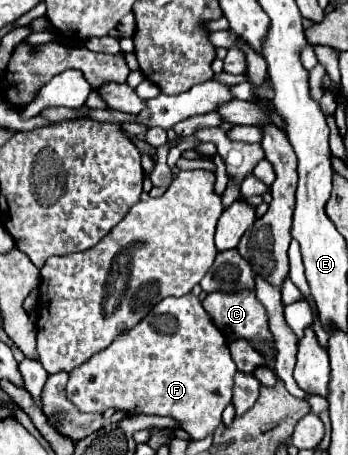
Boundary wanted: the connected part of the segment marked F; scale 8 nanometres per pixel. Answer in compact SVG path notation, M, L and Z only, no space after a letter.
M187 293L181 297L165 297L149 315L131 331L119 335L111 347L93 355L83 367L69 373L67 395L85 413L105 413L109 407L131 415L163 415L173 417L191 439L203 439L217 429L225 405L231 403L235 363L223 333L211 323L201 307L201 299Z

